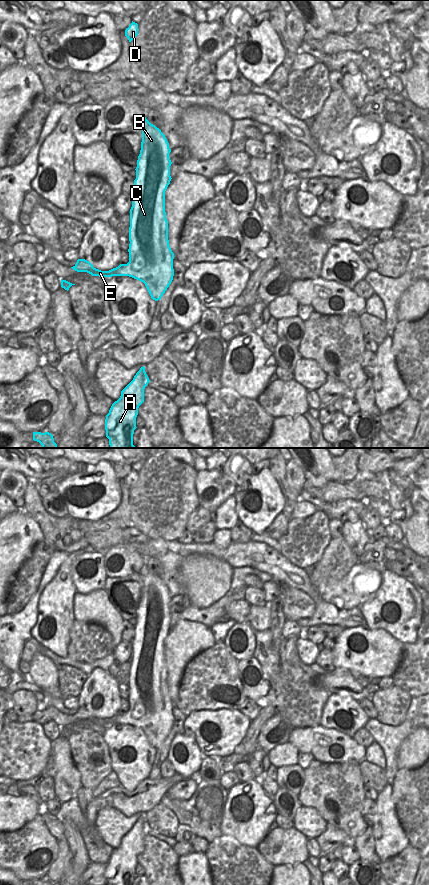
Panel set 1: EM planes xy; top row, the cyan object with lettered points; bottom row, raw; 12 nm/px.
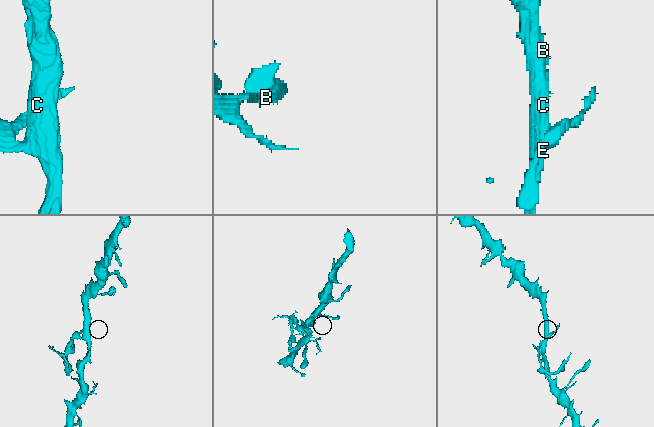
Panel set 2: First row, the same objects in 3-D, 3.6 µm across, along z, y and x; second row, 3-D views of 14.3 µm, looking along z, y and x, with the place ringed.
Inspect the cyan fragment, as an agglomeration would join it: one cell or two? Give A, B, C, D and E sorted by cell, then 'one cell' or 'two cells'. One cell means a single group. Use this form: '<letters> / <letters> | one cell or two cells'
A B C D / E | two cells

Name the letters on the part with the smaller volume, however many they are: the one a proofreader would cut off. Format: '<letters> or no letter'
E

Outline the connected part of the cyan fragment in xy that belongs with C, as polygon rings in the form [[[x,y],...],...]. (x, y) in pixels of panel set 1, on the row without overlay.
[[[144,565],[139,574],[142,577],[141,598],[137,608],[136,627],[132,643],[129,675],[129,710],[120,712],[113,724],[129,724],[143,730],[155,749],[161,747],[174,724],[174,701],[169,694],[168,669],[165,660],[165,639],[170,632],[169,602],[171,597],[165,583]]]

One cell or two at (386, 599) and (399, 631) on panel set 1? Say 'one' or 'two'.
one

